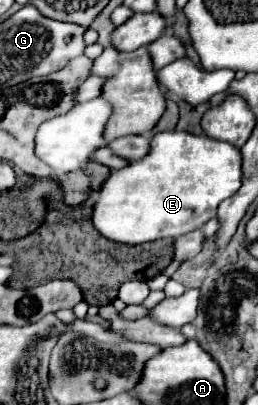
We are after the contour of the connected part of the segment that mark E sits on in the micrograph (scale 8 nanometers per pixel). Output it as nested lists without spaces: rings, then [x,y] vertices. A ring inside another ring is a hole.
[[[185,131],[155,133],[149,145],[149,153],[125,165],[123,169],[111,171],[99,189],[99,199],[93,205],[93,227],[109,241],[121,245],[141,245],[155,239],[169,239],[185,235],[193,229],[201,229],[209,219],[217,215],[217,207],[223,199],[235,195],[241,187],[241,153],[225,143],[205,135],[191,135]]]

